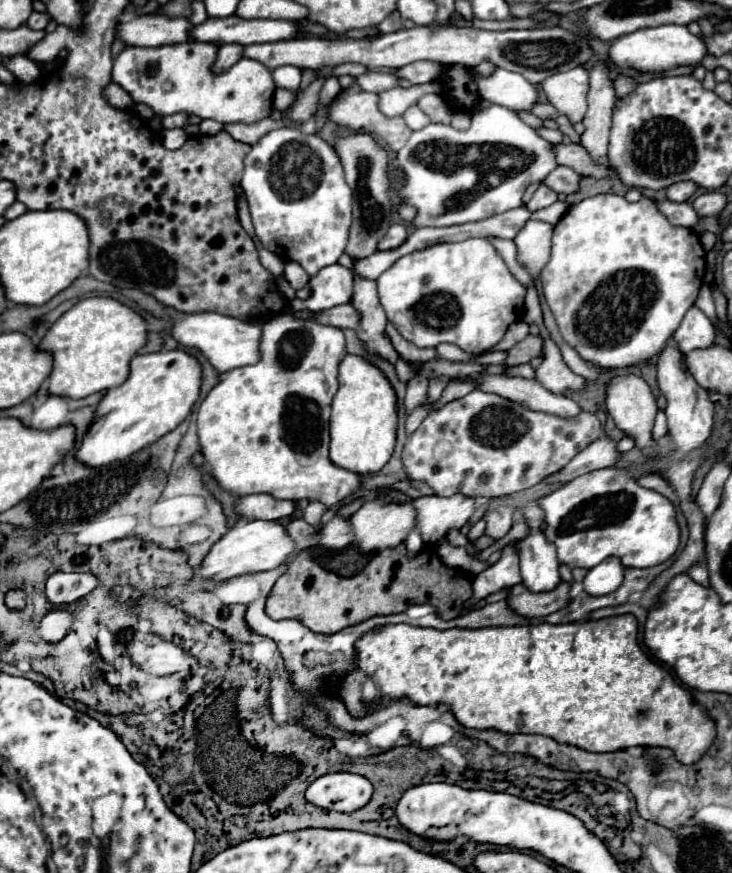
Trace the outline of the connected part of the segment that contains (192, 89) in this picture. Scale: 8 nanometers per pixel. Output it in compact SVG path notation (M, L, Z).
M192 42L162 48L128 46L114 60L112 82L120 84L136 104L142 102L162 116L186 112L200 116L202 120L212 119L222 124L252 124L268 118L272 114L272 96L276 90L272 72L258 60L240 58L228 72L214 76L210 68L216 52L218 46L210 42Z

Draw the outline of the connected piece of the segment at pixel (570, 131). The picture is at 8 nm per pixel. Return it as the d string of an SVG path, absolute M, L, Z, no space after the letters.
M560 114L560 116L556 118L556 122L558 122L560 130L562 130L562 132L564 132L564 134L574 142L574 144L576 144L576 142L580 142L580 136L574 132L574 128L572 128L572 124L570 124L570 120L568 120L566 116L562 116L562 114Z

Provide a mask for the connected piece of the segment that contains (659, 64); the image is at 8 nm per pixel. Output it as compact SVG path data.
M666 24L656 28L642 28L632 34L620 36L610 48L610 62L622 70L634 68L640 72L666 72L678 66L696 66L706 54L706 44L702 38L690 34L686 26Z

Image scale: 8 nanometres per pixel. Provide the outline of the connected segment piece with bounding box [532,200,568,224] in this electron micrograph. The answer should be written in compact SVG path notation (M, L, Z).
M558 200L558 202L554 202L554 204L542 208L542 210L532 212L532 218L534 218L534 220L548 222L548 224L556 224L556 222L566 214L566 210L568 210L566 202L560 202L560 200Z

